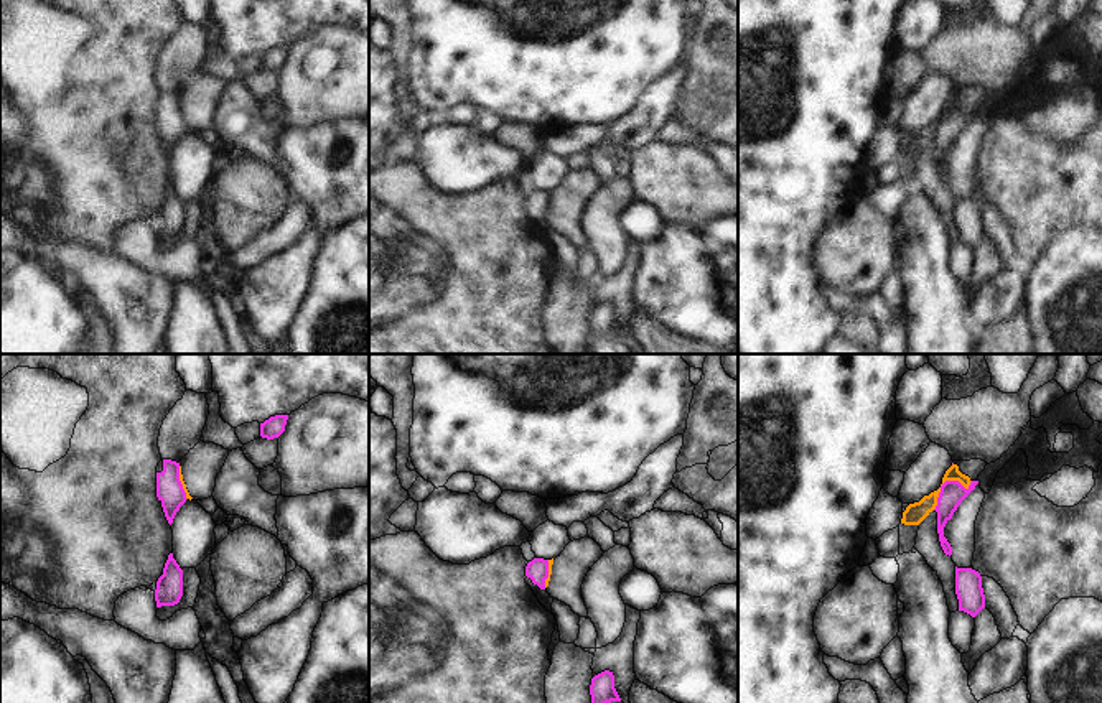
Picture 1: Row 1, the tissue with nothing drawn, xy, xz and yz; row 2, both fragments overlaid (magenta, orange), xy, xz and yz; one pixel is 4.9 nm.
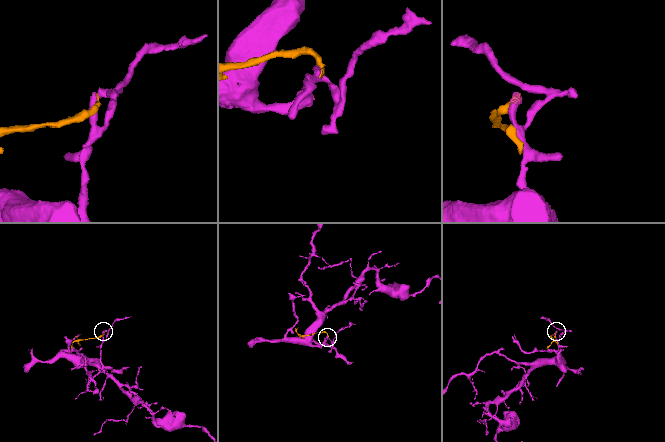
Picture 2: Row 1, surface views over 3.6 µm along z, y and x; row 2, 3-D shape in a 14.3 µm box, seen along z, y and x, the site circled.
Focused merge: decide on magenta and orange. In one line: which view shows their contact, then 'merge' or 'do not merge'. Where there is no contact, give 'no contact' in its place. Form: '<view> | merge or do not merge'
yz | do not merge

